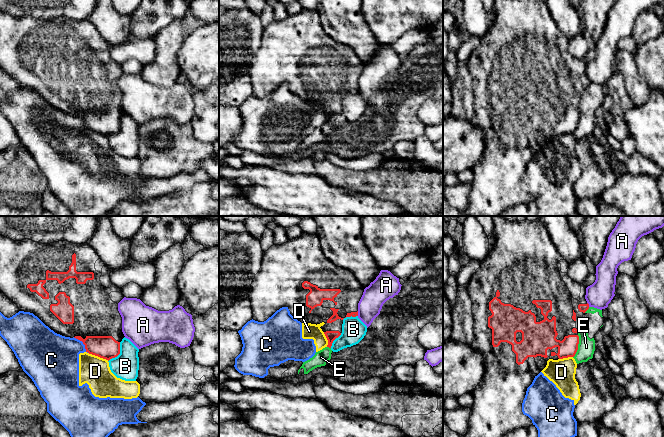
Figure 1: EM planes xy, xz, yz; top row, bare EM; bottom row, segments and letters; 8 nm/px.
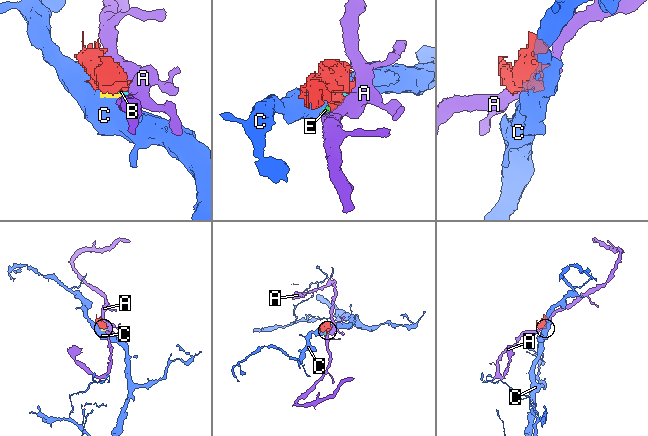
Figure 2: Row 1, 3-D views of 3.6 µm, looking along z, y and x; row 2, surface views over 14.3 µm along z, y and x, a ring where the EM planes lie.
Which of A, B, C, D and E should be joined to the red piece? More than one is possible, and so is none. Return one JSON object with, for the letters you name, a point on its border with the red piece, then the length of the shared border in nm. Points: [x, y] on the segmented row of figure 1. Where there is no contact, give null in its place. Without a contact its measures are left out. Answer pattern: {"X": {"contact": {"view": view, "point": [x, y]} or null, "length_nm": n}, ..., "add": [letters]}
{"add": []}

